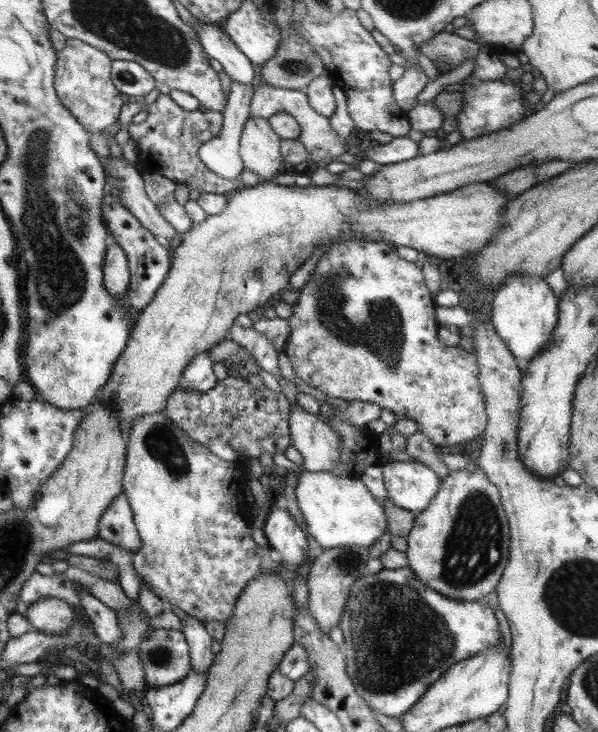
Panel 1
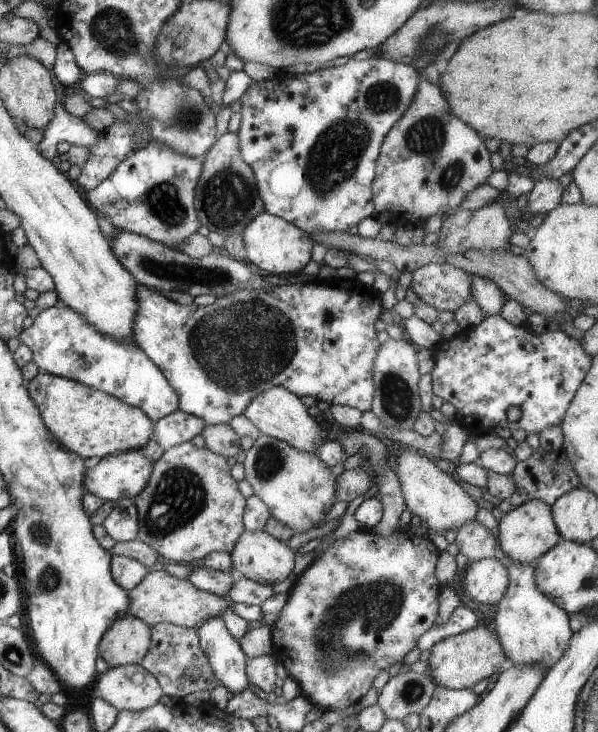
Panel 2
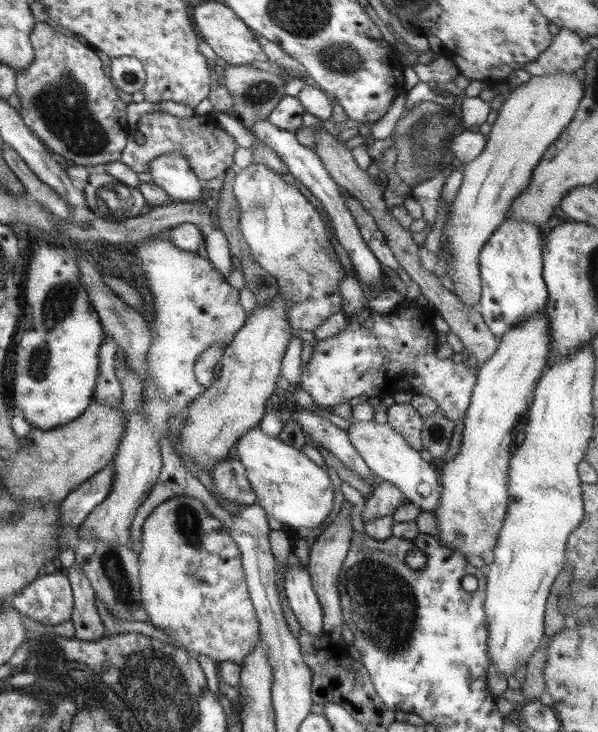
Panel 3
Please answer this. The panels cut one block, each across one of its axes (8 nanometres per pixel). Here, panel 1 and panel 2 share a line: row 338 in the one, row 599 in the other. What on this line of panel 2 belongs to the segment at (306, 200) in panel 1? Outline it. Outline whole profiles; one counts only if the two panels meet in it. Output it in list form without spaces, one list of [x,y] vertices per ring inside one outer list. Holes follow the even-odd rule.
[[[159,566],[149,570],[145,576],[127,591],[127,614],[141,619],[152,627],[157,623],[171,623],[180,627],[197,628],[210,616],[220,616],[229,608],[227,600],[219,595],[199,590],[188,580],[177,579],[163,571]]]

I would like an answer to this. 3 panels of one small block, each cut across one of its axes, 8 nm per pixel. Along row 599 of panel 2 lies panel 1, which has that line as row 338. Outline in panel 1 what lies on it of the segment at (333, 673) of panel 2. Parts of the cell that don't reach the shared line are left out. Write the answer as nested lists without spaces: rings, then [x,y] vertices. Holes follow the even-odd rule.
[[[351,238],[339,243],[334,243],[331,246],[327,246],[325,252],[320,256],[315,264],[313,272],[310,274],[310,279],[300,288],[298,293],[298,298],[295,300],[295,305],[291,306],[291,316],[285,318],[288,323],[289,332],[283,346],[283,353],[291,362],[293,371],[295,375],[301,380],[303,380],[307,385],[313,389],[317,389],[322,393],[325,393],[328,397],[335,399],[343,399],[344,401],[360,401],[360,402],[369,402],[372,404],[377,404],[381,409],[387,409],[391,411],[396,419],[407,419],[416,423],[418,432],[421,435],[424,435],[435,448],[453,446],[454,444],[461,444],[461,442],[467,442],[467,440],[473,440],[475,438],[476,443],[477,438],[482,435],[486,426],[486,417],[484,410],[484,397],[481,395],[478,383],[477,383],[477,374],[476,374],[476,362],[471,353],[465,351],[461,347],[457,346],[446,346],[445,343],[441,342],[437,338],[437,329],[439,324],[435,321],[435,304],[434,300],[429,294],[429,290],[424,284],[424,276],[422,275],[422,270],[415,266],[414,263],[405,261],[397,256],[397,251],[387,246],[387,242],[384,241],[365,241],[363,238]]]

